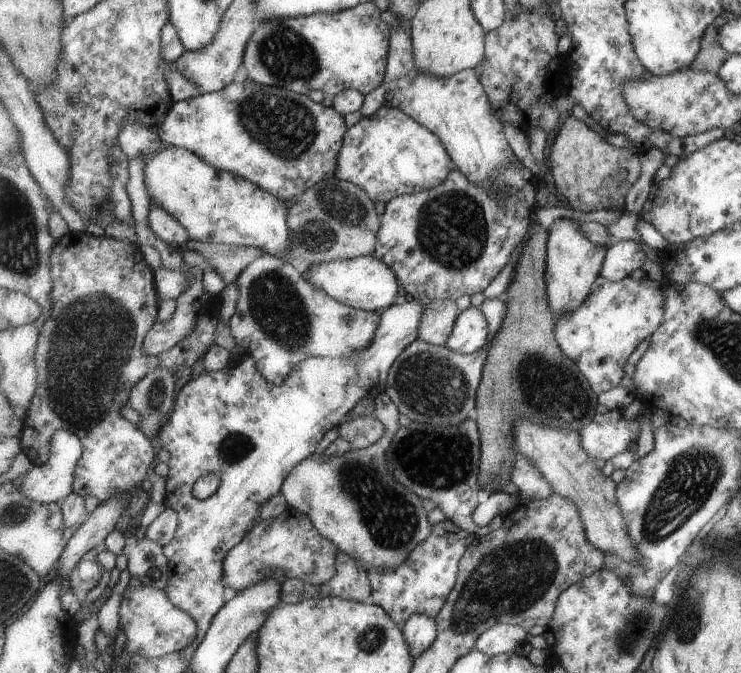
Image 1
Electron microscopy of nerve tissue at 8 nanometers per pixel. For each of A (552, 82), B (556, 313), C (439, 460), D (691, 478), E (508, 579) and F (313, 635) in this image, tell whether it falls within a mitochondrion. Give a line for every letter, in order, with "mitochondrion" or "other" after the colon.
A: other
B: other
C: mitochondrion
D: mitochondrion
E: mitochondrion
F: other

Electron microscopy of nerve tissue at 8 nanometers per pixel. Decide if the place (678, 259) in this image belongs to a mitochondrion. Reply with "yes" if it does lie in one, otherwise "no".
no

